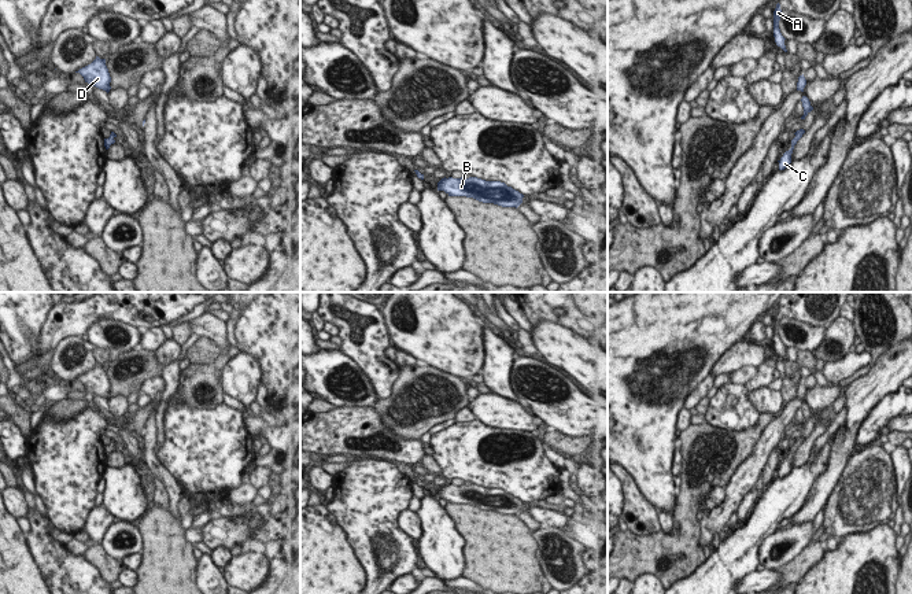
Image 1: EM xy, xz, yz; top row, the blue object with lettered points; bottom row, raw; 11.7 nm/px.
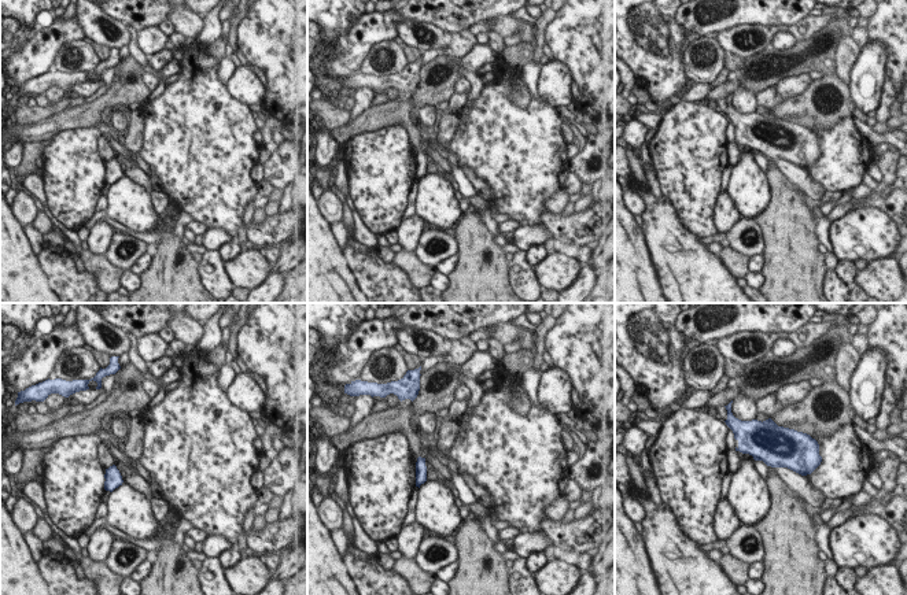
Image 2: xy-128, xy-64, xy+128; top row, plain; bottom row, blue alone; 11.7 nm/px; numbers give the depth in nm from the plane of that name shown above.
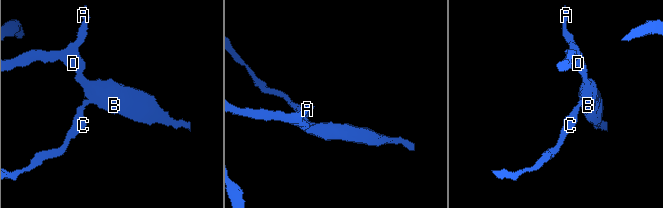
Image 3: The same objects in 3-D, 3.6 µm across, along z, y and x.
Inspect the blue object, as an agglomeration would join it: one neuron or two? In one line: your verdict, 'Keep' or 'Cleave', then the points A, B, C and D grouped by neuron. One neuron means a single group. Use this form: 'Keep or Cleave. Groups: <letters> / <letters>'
Keep. Groups: A B C D

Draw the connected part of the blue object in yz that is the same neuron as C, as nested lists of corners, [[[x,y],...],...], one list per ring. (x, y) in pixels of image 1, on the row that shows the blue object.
[[[804,129],[797,130],[794,134],[795,137],[791,140],[791,148],[789,151],[786,151],[783,154],[783,156],[778,161],[779,162],[779,170],[784,170],[786,167],[790,166],[791,163],[791,154],[794,150],[794,145],[797,144],[797,141],[802,137],[802,134],[805,133]]]

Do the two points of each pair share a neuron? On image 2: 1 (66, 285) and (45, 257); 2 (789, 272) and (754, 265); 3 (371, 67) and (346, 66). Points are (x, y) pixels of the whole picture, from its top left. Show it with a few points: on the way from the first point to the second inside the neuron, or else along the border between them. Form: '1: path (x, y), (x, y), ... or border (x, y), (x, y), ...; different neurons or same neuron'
1: path (63, 278), (52, 263); same neuron
2: border (762, 255), (762, 269), (759, 272); different neurons
3: border (380, 41), (372, 47), (357, 71); different neurons

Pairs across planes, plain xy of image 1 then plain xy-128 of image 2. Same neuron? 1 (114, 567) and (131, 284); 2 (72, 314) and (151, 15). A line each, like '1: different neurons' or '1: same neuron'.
1: different neurons
2: same neuron

